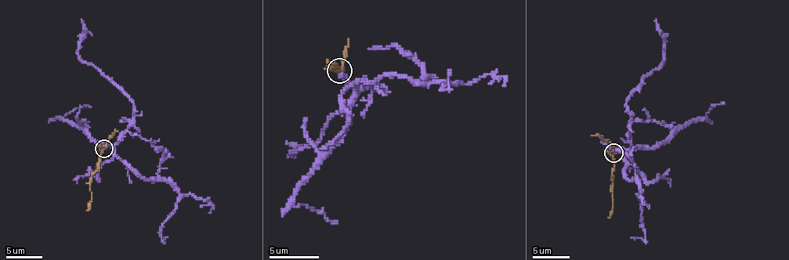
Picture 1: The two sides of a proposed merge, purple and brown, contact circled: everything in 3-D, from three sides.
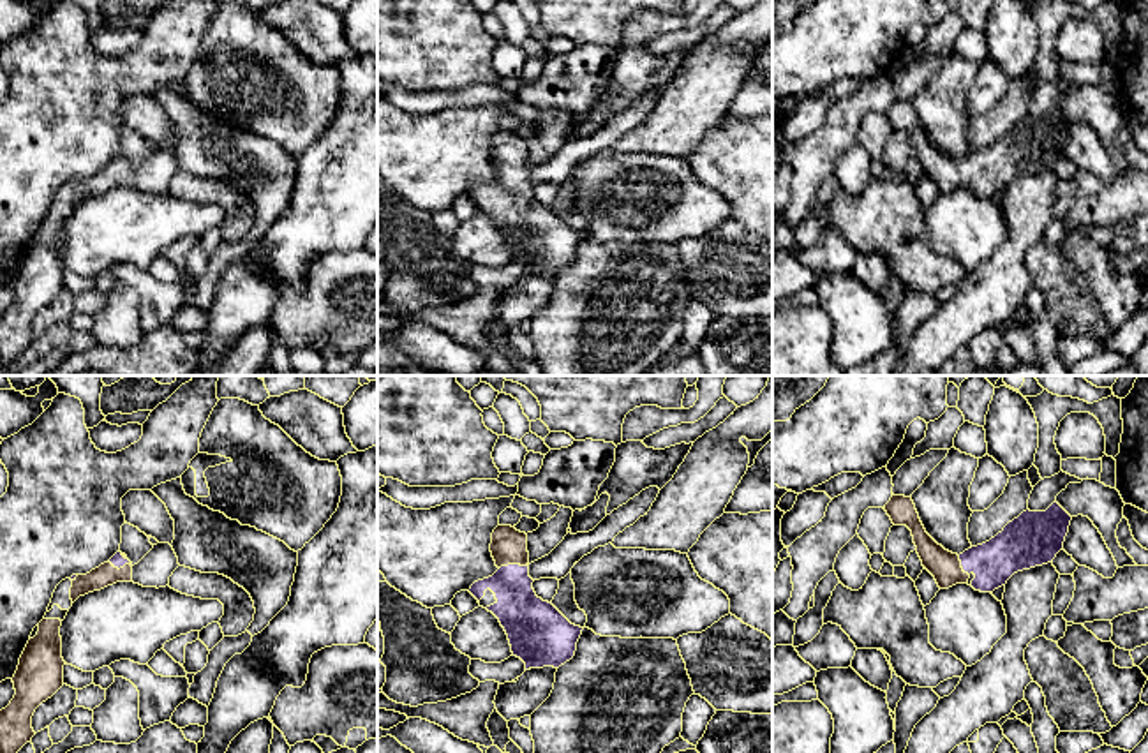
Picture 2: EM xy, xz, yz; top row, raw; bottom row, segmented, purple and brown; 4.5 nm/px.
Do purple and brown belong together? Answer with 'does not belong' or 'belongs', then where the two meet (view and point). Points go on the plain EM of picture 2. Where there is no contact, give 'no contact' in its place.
belongs | xz (512, 170)

